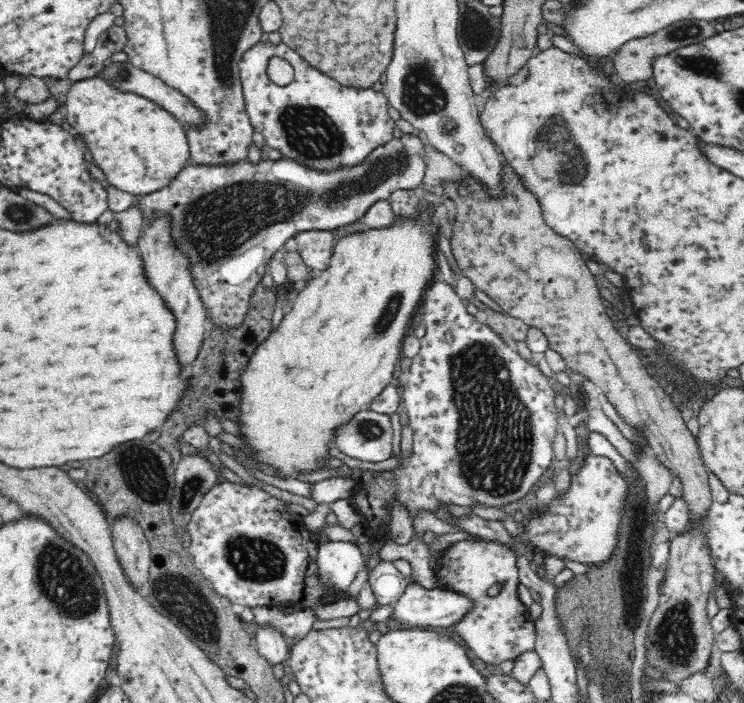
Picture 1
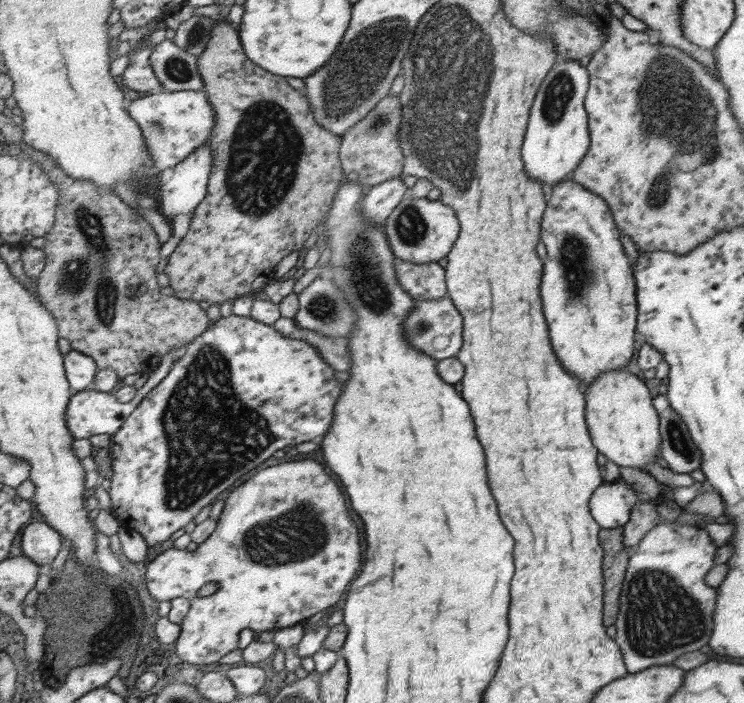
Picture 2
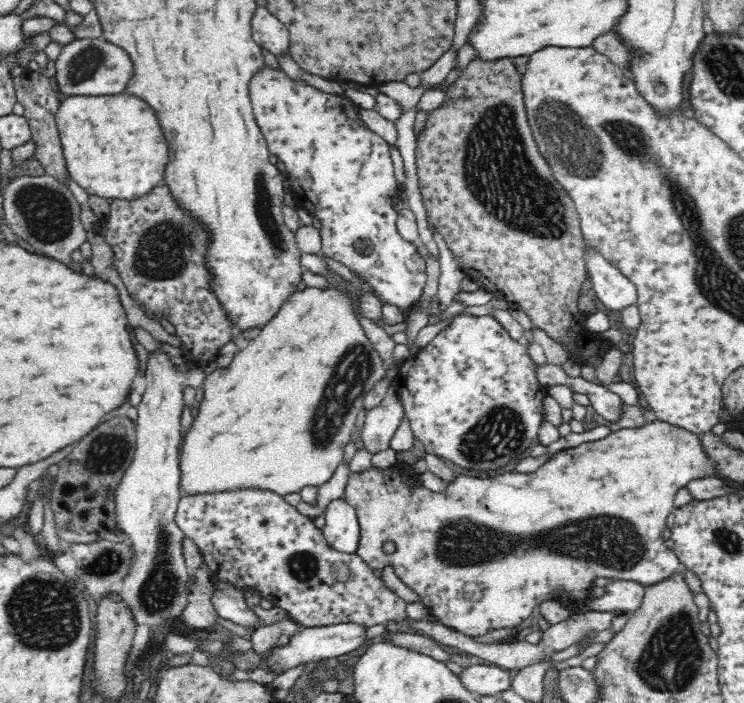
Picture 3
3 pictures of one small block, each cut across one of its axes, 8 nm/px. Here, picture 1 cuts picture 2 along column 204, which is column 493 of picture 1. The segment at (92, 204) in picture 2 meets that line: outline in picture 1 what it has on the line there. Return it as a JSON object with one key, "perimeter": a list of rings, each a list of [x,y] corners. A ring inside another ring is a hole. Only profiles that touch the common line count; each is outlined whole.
{"perimeter":[[[484,304],[479,305],[480,308],[484,308],[484,314],[486,314],[485,325],[496,336],[499,336],[504,344],[507,344],[516,351],[515,346],[518,342],[526,342],[526,336],[531,326],[528,326],[528,324],[520,319],[510,316],[508,313],[498,312],[498,310],[488,308]]]}

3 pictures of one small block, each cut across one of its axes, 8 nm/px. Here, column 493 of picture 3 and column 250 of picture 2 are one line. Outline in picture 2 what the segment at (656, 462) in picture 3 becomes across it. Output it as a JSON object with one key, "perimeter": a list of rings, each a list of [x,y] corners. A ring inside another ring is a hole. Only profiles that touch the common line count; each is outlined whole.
{"perimeter":[[[303,459],[299,461],[289,461],[265,467],[265,470],[261,470],[261,472],[255,474],[253,478],[248,478],[238,487],[235,487],[235,490],[230,492],[228,497],[224,500],[224,509],[218,518],[218,526],[215,532],[194,551],[186,549],[178,550],[174,548],[167,549],[148,563],[146,586],[149,594],[158,602],[170,601],[171,603],[174,599],[181,599],[181,597],[191,601],[189,615],[185,618],[185,621],[181,622],[182,634],[175,643],[178,654],[183,660],[193,664],[213,664],[219,662],[219,660],[221,660],[223,656],[227,656],[229,652],[239,649],[241,630],[245,630],[245,628],[251,629],[256,635],[260,632],[276,632],[285,628],[291,628],[299,623],[304,624],[305,620],[308,620],[311,616],[315,616],[315,614],[319,614],[319,612],[323,612],[328,608],[335,608],[342,604],[348,593],[348,589],[356,580],[359,570],[361,570],[361,564],[363,564],[361,554],[363,554],[361,530],[359,530],[359,526],[355,524],[355,520],[351,518],[347,500],[345,500],[345,496],[343,496],[341,486],[337,484],[337,480],[325,470],[323,464],[319,464],[319,462],[315,460]],[[209,583],[216,583],[218,589],[212,595],[199,598],[197,592]]]}

